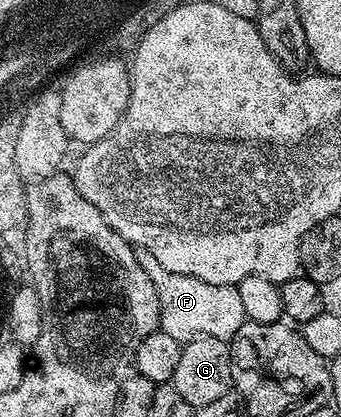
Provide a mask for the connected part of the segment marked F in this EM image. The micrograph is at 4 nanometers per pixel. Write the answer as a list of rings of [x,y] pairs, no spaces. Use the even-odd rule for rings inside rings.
[[[138,249],[137,255],[140,267],[148,271],[148,279],[156,283],[156,295],[160,299],[158,324],[161,332],[185,343],[197,337],[215,337],[229,342],[236,335],[236,331],[240,331],[242,322],[247,318],[235,286],[204,283],[204,279],[168,271],[156,260],[156,255],[152,255],[152,251],[147,249]]]

